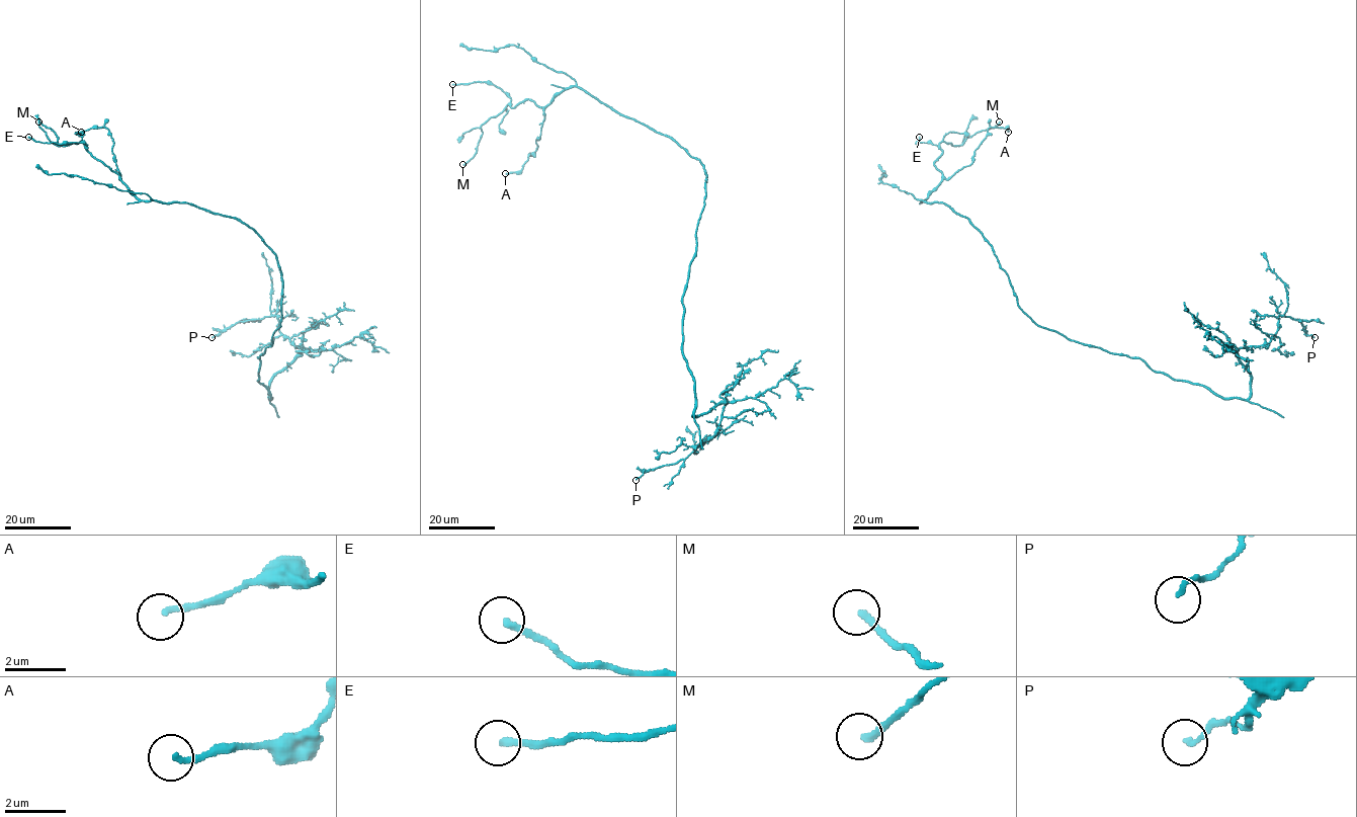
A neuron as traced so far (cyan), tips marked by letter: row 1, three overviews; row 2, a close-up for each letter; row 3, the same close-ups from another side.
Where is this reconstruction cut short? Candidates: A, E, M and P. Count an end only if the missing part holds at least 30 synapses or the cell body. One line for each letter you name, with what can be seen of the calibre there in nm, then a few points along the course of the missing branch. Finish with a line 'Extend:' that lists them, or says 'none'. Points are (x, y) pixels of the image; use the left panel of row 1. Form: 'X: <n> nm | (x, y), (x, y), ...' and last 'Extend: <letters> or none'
M: 220 nm | (38, 121), (24, 119), (19, 126), (21, 132), (17, 125), (19, 121)
Extend: M

